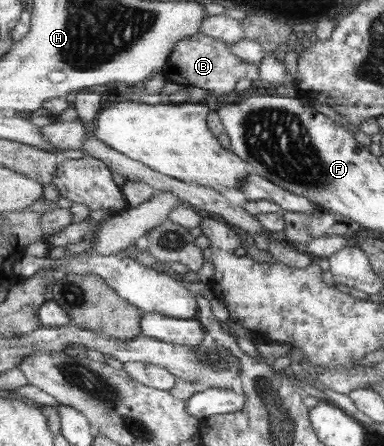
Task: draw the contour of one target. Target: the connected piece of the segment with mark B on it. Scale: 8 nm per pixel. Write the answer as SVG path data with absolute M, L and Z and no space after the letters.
M201 34L180 41L180 44L173 49L173 54L168 66L163 70L163 75L175 84L201 88L212 97L229 96L229 93L237 91L237 85L242 80L261 79L259 64L242 61L233 54L233 47L228 42Z

